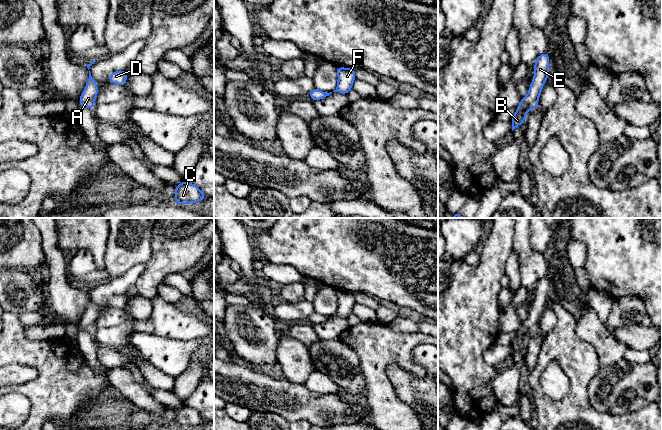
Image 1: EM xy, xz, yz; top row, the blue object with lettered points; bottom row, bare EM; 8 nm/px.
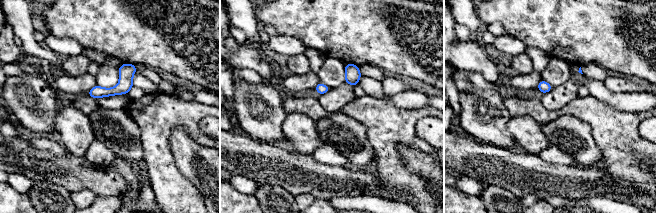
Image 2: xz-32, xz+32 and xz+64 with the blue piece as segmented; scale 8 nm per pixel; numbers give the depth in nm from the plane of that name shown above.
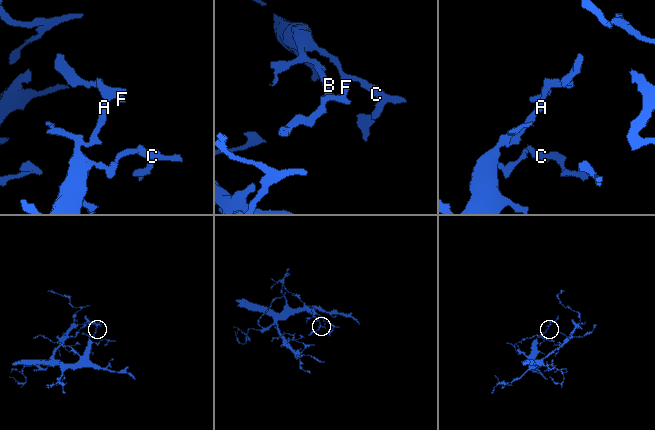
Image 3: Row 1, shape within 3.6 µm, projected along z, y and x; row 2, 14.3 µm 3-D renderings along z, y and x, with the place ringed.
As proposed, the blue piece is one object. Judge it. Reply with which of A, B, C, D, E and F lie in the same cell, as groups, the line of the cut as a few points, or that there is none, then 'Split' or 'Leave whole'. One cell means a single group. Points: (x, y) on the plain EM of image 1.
Groups: A B C D E F. No split. Leave whole

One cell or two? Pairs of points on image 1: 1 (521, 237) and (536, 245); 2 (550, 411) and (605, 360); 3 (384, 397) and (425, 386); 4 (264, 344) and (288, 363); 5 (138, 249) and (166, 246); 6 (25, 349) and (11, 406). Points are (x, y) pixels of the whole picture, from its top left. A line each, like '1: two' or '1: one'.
1: two
2: two
3: two
4: two
5: two
6: two

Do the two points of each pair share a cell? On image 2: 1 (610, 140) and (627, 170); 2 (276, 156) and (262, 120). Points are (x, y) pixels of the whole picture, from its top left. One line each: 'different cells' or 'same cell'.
1: same cell
2: different cells

